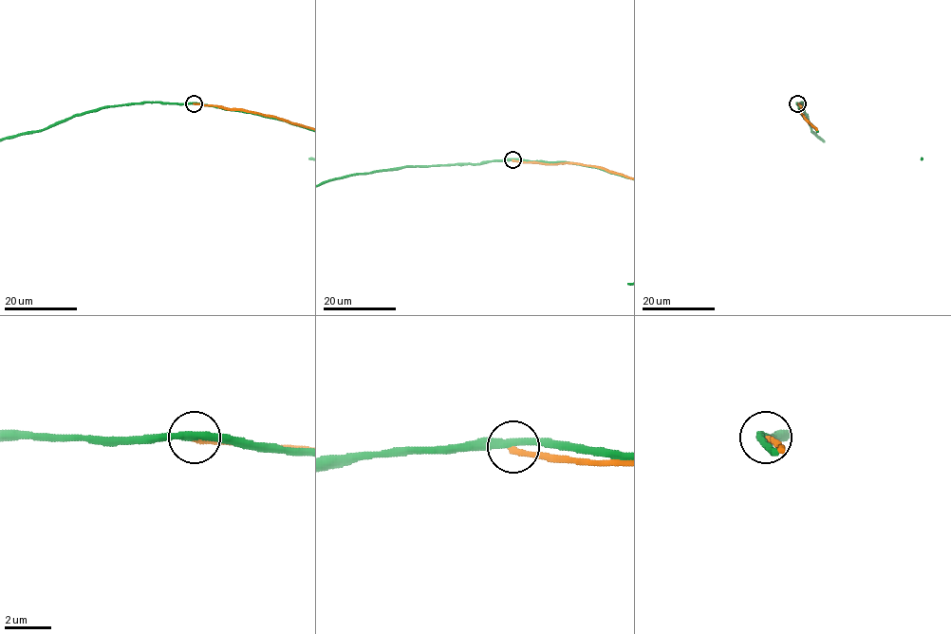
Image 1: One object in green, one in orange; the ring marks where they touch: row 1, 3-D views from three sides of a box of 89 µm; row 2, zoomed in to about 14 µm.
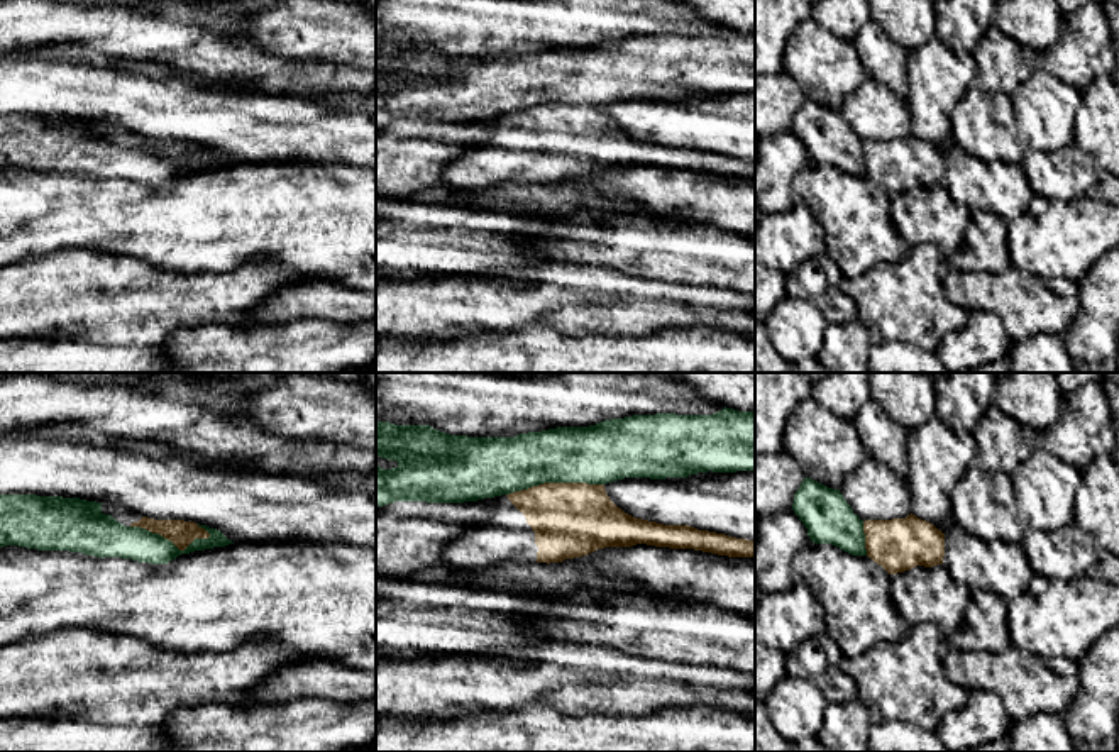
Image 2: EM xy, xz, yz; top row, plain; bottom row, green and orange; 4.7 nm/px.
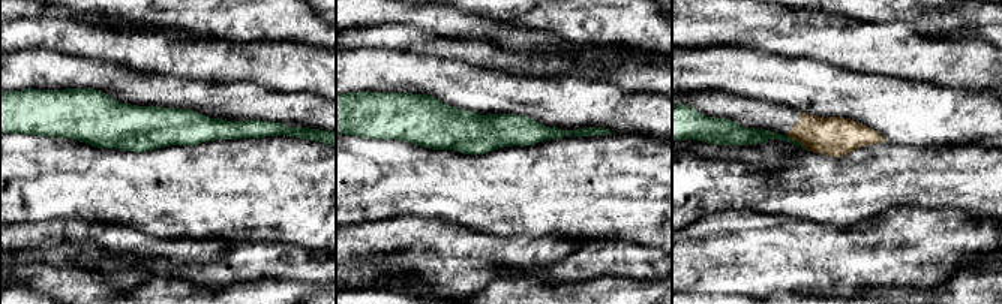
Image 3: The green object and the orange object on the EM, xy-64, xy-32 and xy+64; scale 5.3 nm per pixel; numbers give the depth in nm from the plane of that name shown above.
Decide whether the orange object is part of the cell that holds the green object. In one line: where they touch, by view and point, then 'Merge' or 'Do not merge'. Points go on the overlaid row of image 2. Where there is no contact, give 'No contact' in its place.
Touches green at xz (554, 481). Do not merge

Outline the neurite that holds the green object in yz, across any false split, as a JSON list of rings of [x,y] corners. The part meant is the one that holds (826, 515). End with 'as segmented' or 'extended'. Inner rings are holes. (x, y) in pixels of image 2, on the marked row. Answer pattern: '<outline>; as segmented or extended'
[[[804,478],[794,495],[794,513],[814,544],[831,544],[852,556],[867,556],[863,520],[853,513],[840,489]]]; as segmented

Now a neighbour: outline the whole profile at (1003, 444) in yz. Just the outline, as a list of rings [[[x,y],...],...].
[[[994,403],[972,434],[977,440],[975,461],[992,474],[1011,474],[1038,449],[1039,432],[1021,425]]]

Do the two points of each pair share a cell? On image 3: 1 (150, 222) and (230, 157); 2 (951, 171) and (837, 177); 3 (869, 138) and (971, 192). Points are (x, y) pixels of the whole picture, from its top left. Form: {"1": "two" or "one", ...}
{"1": "one", "2": "one", "3": "two"}

